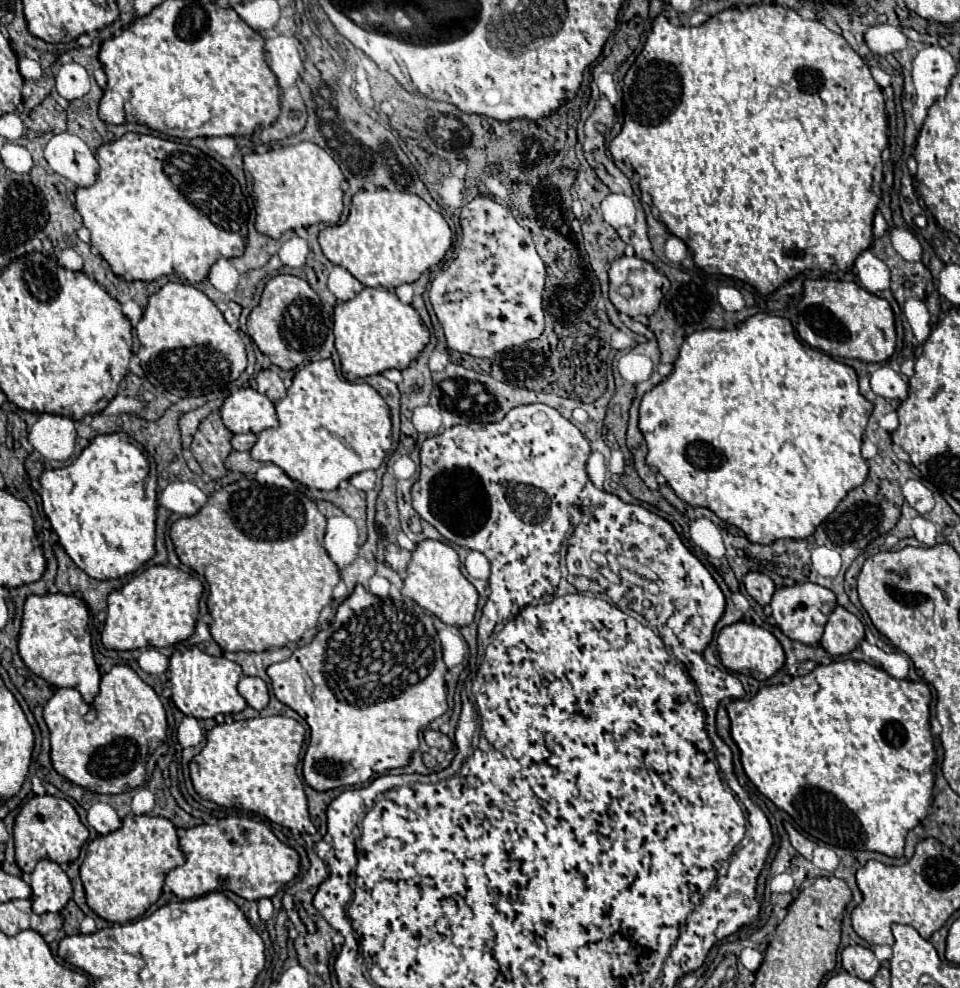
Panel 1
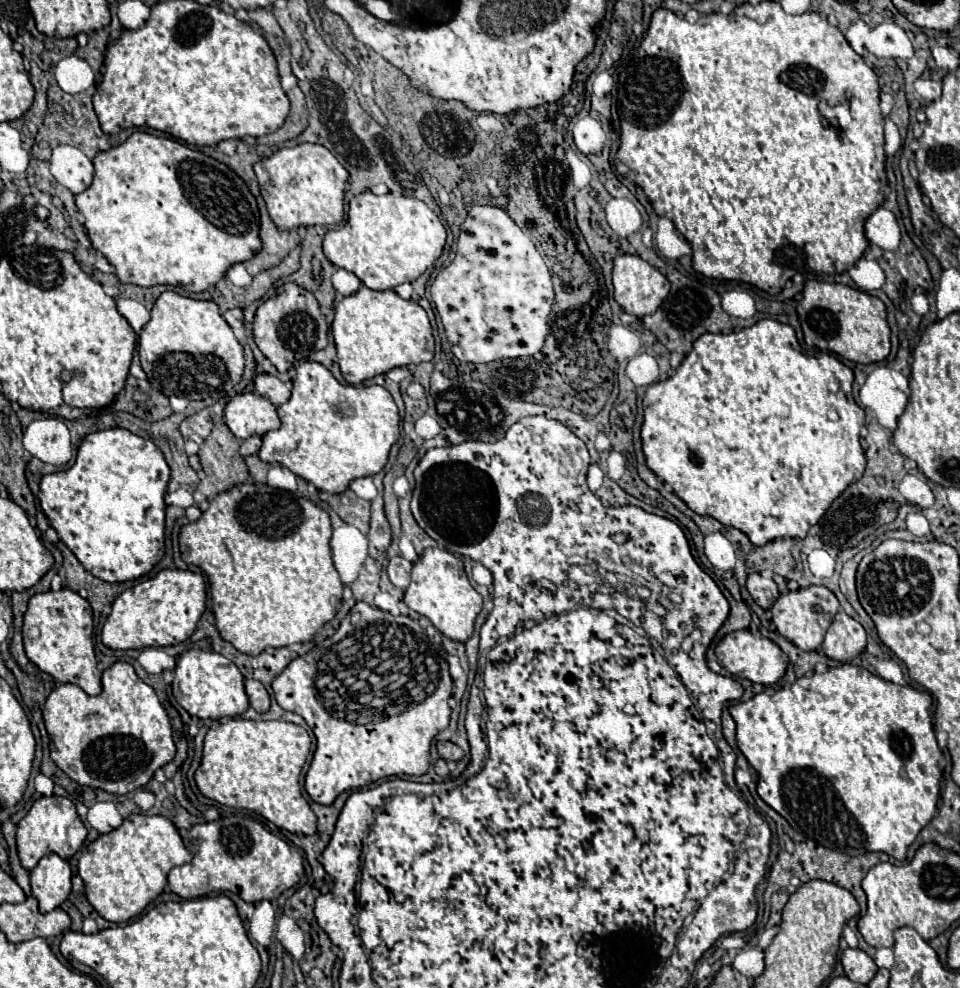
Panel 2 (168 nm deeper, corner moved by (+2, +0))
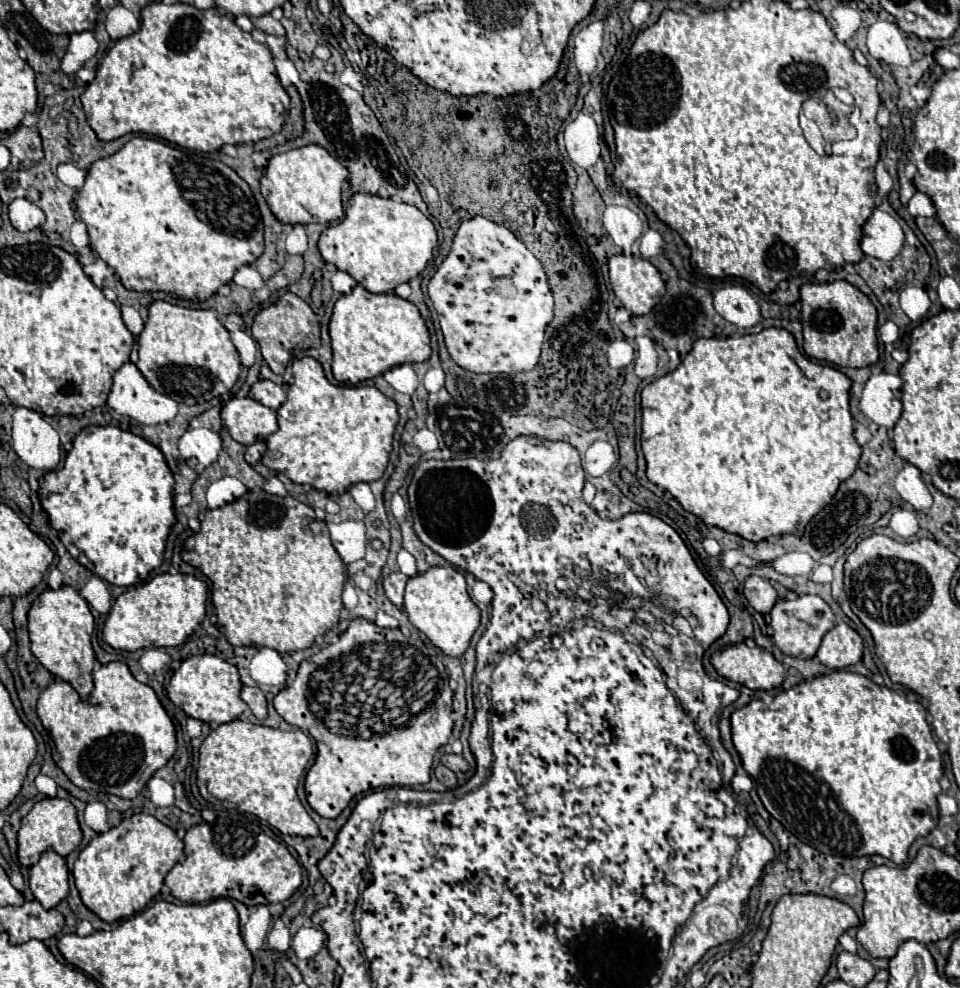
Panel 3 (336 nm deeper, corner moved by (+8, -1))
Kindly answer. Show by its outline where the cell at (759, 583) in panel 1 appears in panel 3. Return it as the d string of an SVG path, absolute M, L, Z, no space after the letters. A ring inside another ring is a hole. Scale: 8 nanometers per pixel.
M750 575L744 583L744 595L748 599L748 603L762 615L770 613L772 607L778 601L776 589L770 585L768 579L762 579L758 575Z

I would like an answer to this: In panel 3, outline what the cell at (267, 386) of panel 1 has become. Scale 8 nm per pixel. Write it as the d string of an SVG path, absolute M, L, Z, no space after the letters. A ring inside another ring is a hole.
M256 381L252 385L252 399L256 399L258 403L270 407L270 409L278 409L284 401L286 401L286 393L280 385L272 383L272 381Z

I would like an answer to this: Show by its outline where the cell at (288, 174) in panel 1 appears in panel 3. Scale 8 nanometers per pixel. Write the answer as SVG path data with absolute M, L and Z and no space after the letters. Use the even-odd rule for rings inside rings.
M306 145L292 149L280 155L274 155L268 161L264 177L260 179L262 195L270 205L276 219L290 225L308 225L308 223L332 223L342 219L342 185L348 179L348 169L338 163L326 149L320 145Z

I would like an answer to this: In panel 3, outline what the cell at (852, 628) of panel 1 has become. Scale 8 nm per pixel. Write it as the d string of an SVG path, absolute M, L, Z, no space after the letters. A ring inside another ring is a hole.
M838 621L838 625L824 635L816 657L830 669L846 669L860 663L862 649L862 637L844 621Z

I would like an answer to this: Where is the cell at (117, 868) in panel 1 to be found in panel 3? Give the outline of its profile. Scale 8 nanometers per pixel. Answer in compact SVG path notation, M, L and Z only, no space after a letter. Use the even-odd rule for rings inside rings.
M132 815L118 827L96 835L74 863L72 875L82 903L102 921L114 923L142 911L160 893L166 873L184 859L184 843L152 815Z

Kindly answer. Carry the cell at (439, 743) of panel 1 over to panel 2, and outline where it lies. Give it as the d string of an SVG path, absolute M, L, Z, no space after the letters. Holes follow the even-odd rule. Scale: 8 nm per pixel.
M436 742L436 748L444 760L460 760L464 756L464 752L454 742Z

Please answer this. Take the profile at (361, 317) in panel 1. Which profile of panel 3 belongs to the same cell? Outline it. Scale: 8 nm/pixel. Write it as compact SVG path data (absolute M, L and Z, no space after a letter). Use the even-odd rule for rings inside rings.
M356 285L352 293L336 301L330 319L330 337L334 351L332 373L344 385L358 385L402 363L430 359L430 333L418 307L396 293L376 295L362 285Z

